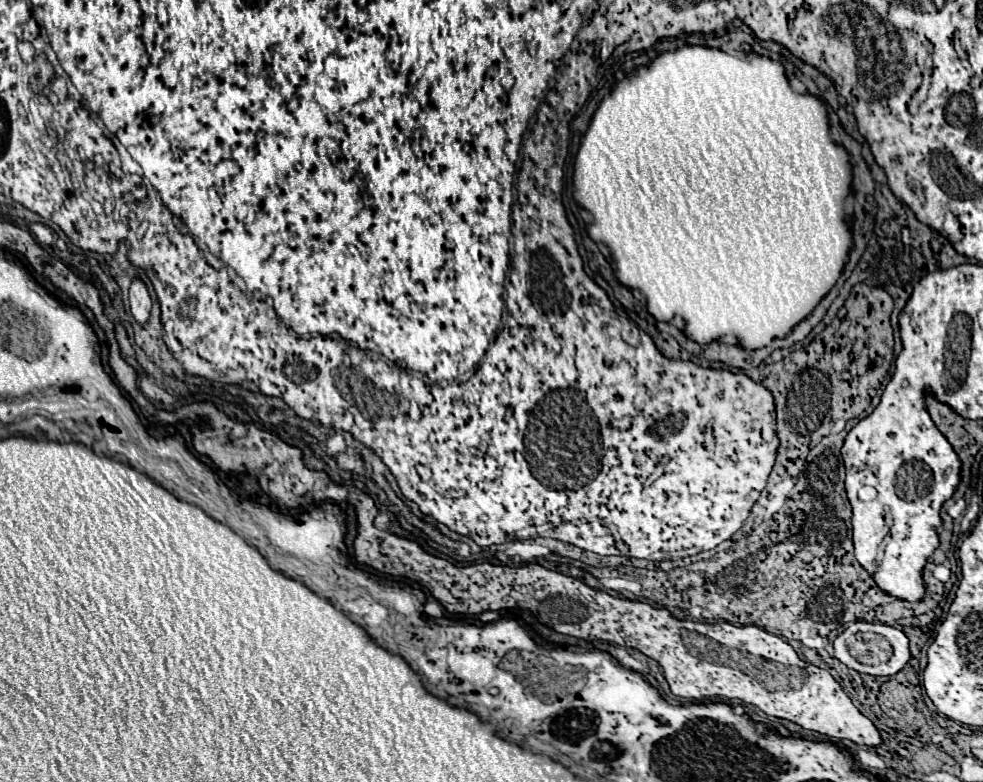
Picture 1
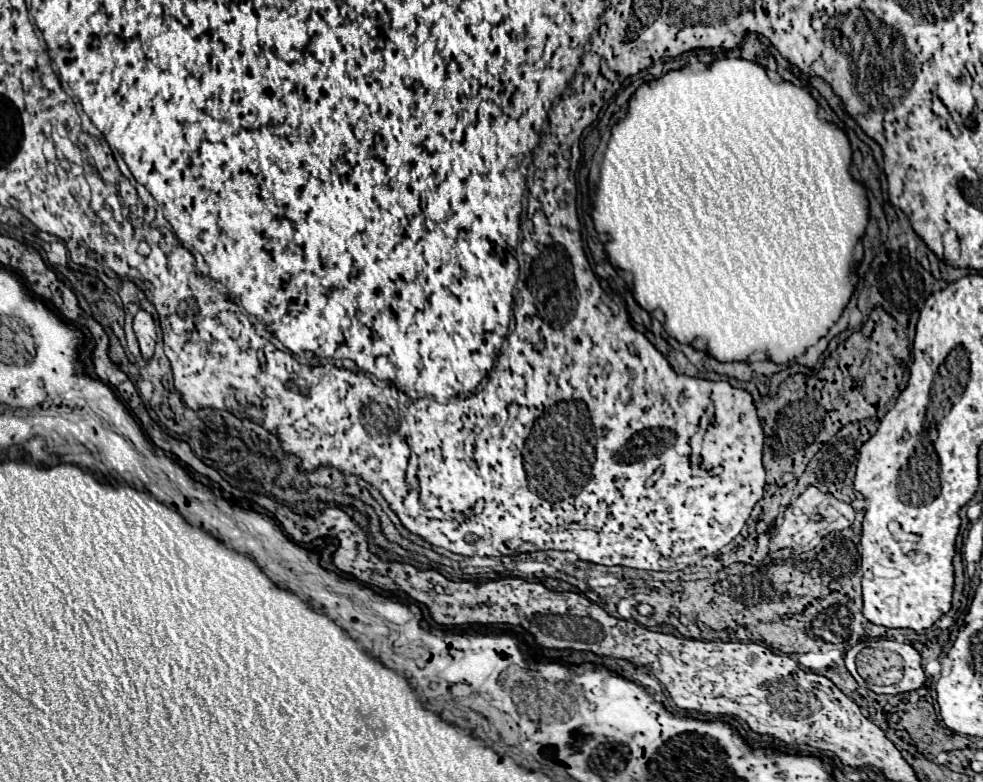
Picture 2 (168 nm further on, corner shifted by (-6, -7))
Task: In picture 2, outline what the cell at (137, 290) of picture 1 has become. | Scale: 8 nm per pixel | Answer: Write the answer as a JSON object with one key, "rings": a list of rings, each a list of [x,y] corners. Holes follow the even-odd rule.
{"rings":[[[138,310],[138,314],[134,316],[134,334],[140,344],[140,354],[144,362],[148,362],[154,354],[154,344],[156,344],[156,326],[148,312]]]}

